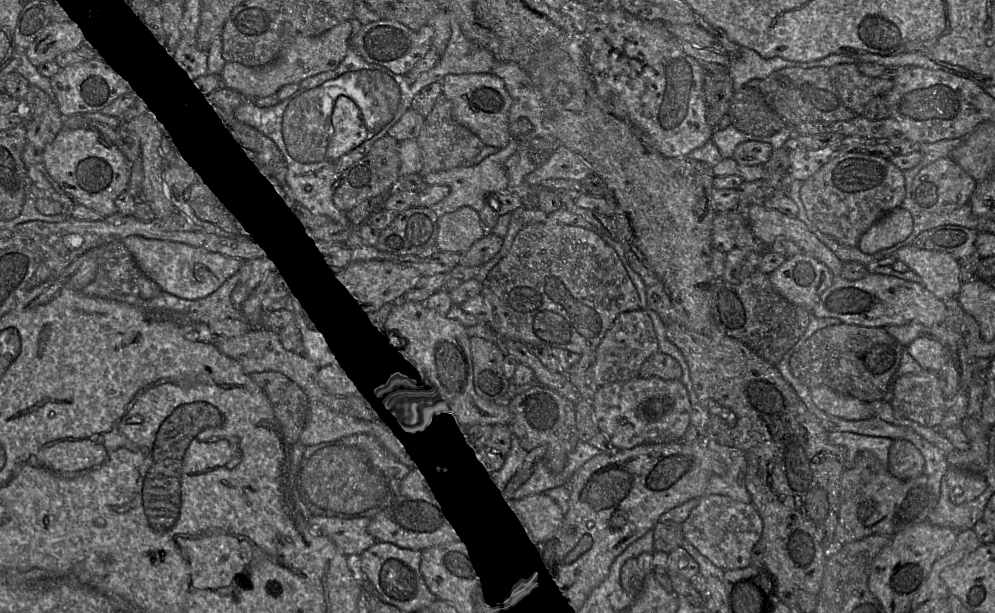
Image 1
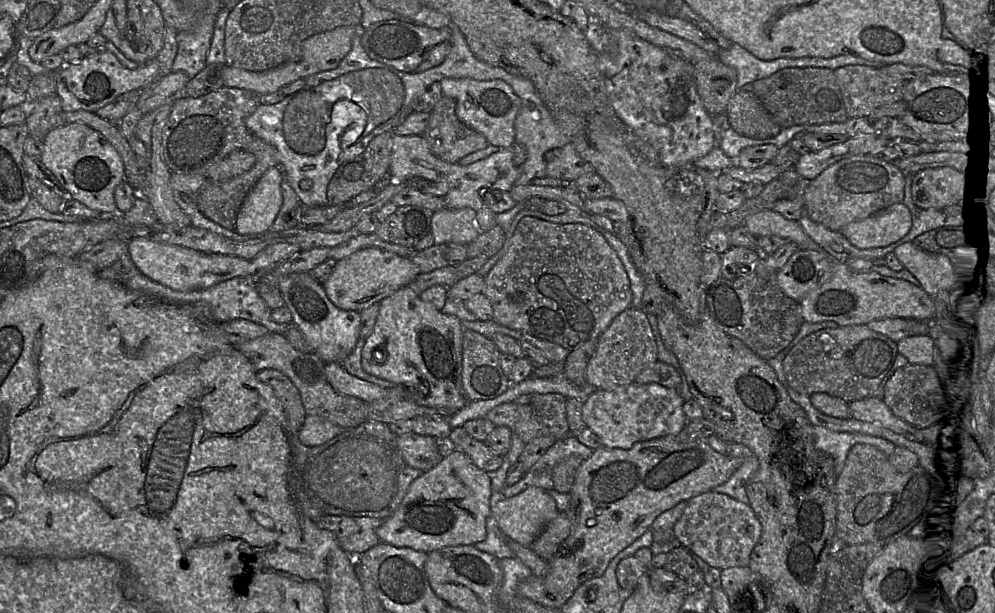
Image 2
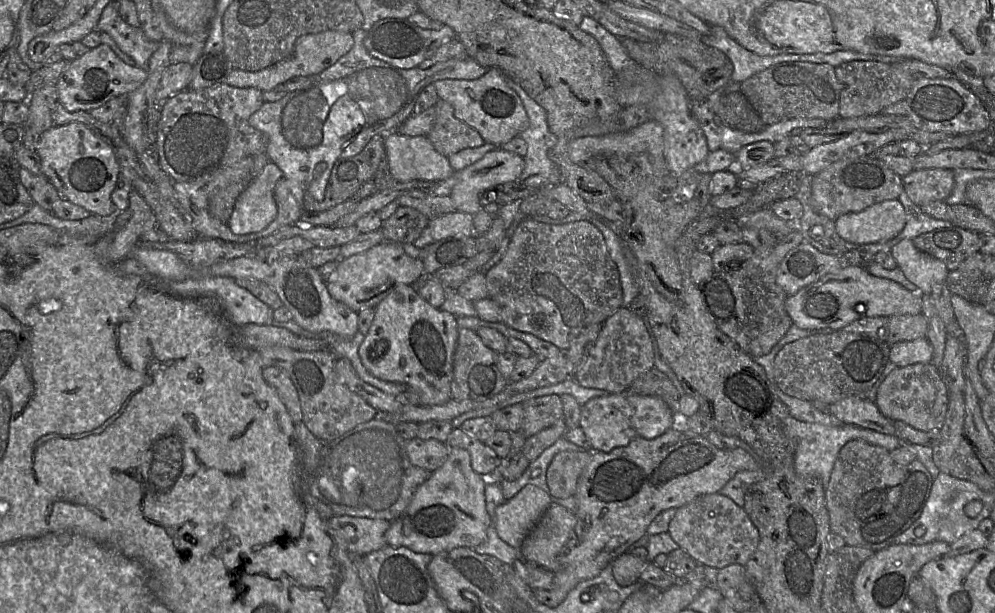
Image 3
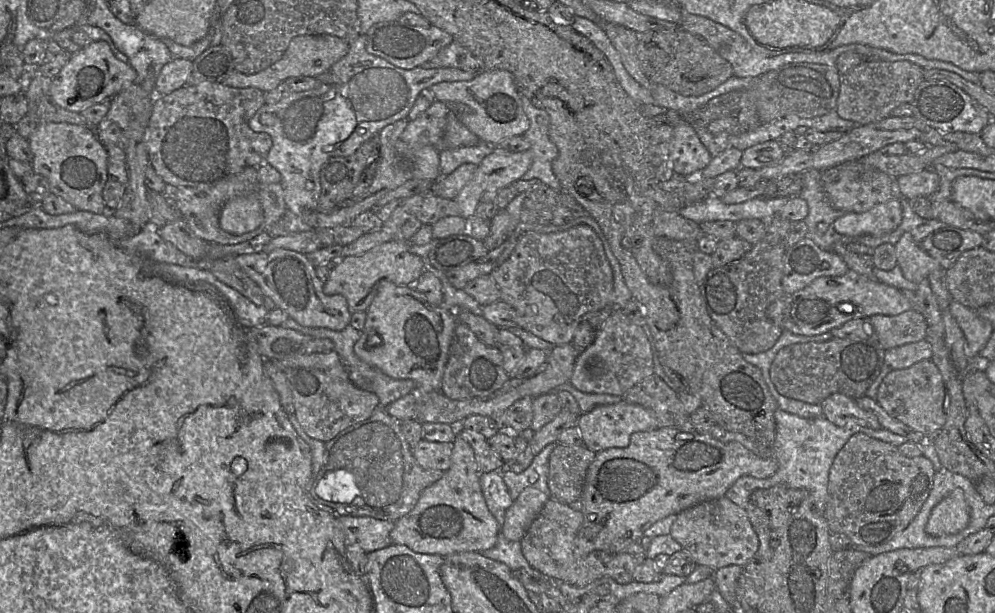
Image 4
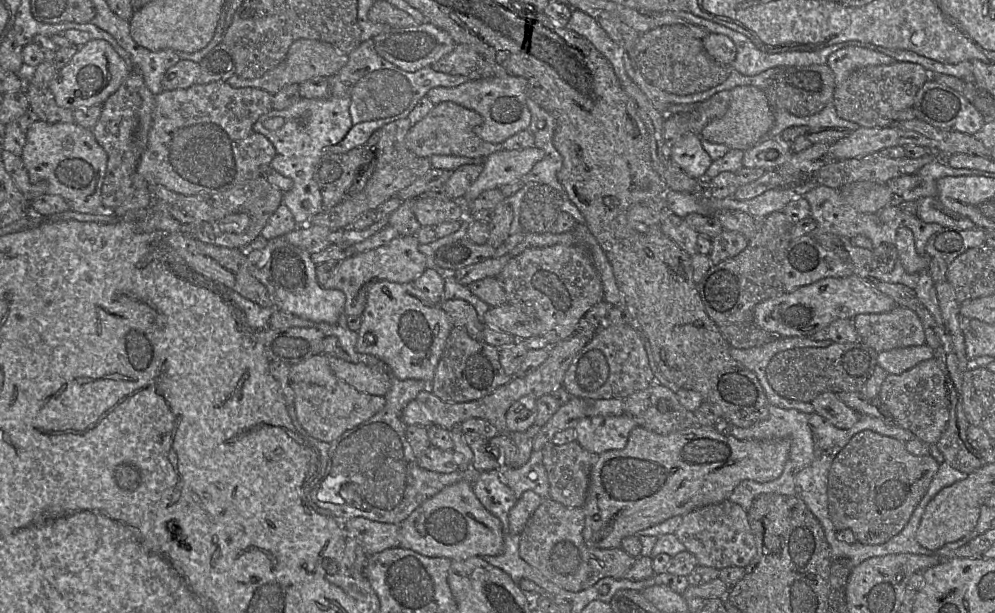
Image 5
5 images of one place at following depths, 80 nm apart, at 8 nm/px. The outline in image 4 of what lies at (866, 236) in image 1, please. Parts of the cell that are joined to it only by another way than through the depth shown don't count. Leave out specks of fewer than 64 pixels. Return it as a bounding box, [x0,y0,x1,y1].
[834,200,902,237]

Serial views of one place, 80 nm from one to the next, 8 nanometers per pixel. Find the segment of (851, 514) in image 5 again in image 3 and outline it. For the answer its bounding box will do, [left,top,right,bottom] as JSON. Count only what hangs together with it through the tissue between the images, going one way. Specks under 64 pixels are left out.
[825,440,933,552]

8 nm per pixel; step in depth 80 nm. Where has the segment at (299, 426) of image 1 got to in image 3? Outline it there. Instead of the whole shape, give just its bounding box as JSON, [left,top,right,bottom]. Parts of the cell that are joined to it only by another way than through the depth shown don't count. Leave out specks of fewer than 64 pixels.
[263,366,302,424]

